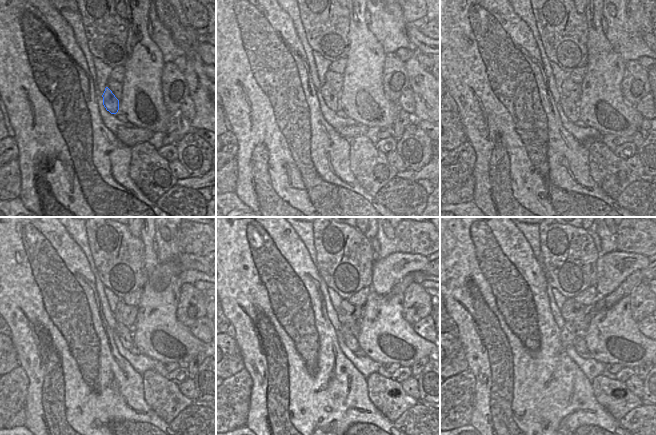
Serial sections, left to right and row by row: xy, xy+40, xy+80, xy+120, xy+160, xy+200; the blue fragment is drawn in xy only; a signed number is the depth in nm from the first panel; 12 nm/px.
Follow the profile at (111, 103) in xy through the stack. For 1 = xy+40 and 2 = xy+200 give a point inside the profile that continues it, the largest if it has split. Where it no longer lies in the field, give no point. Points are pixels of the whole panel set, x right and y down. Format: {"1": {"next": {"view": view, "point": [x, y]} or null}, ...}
{"1": {"next": {"view": "xy+40", "point": [328, 93]}}, "2": {"next": {"view": "xy+200", "point": [579, 344]}}}

